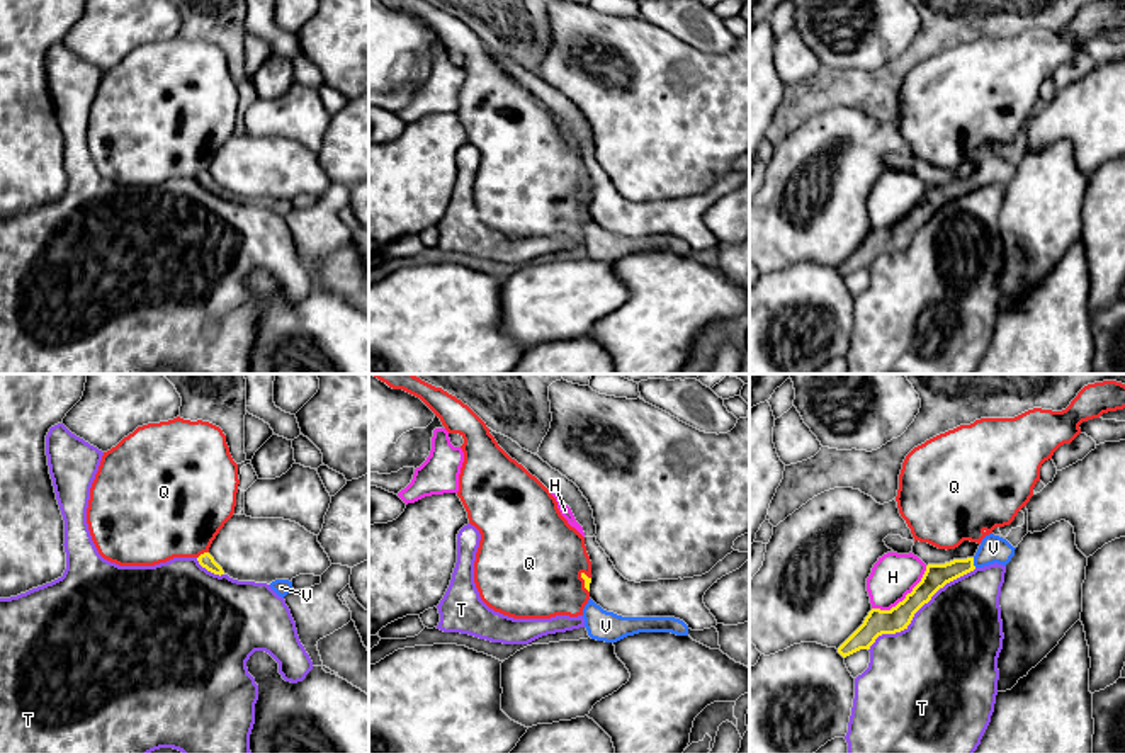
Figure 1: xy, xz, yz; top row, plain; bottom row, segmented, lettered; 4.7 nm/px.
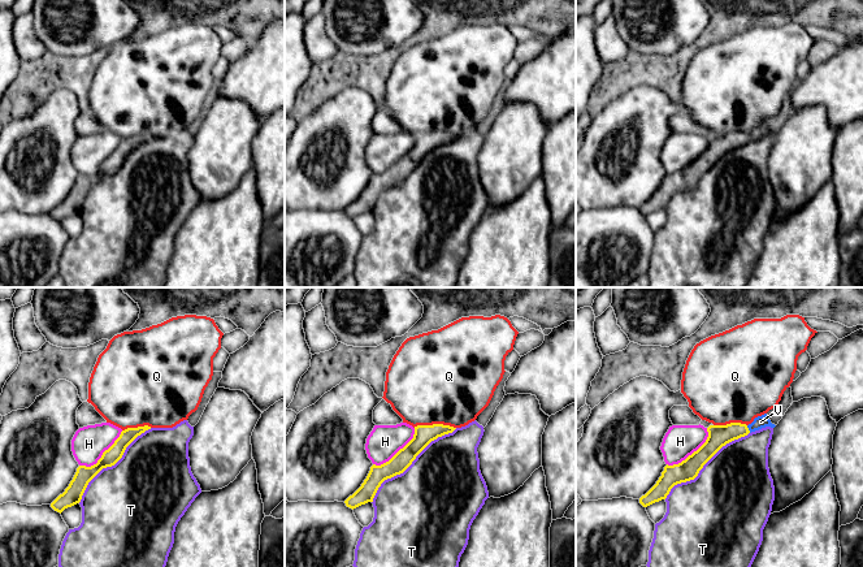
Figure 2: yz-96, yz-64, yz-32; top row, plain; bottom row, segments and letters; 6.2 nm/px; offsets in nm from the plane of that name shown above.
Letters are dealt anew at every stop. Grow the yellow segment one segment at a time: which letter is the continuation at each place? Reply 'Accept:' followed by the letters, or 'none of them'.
Accept: V

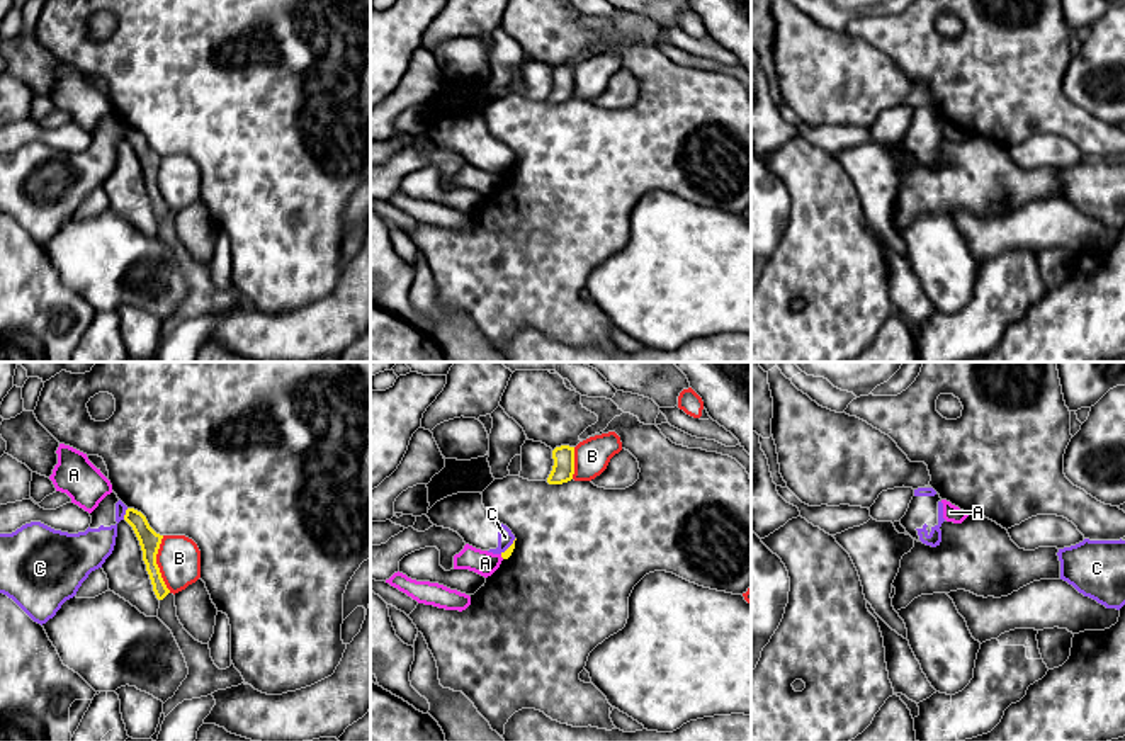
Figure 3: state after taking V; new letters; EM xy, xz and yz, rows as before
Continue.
Accept: none of them

